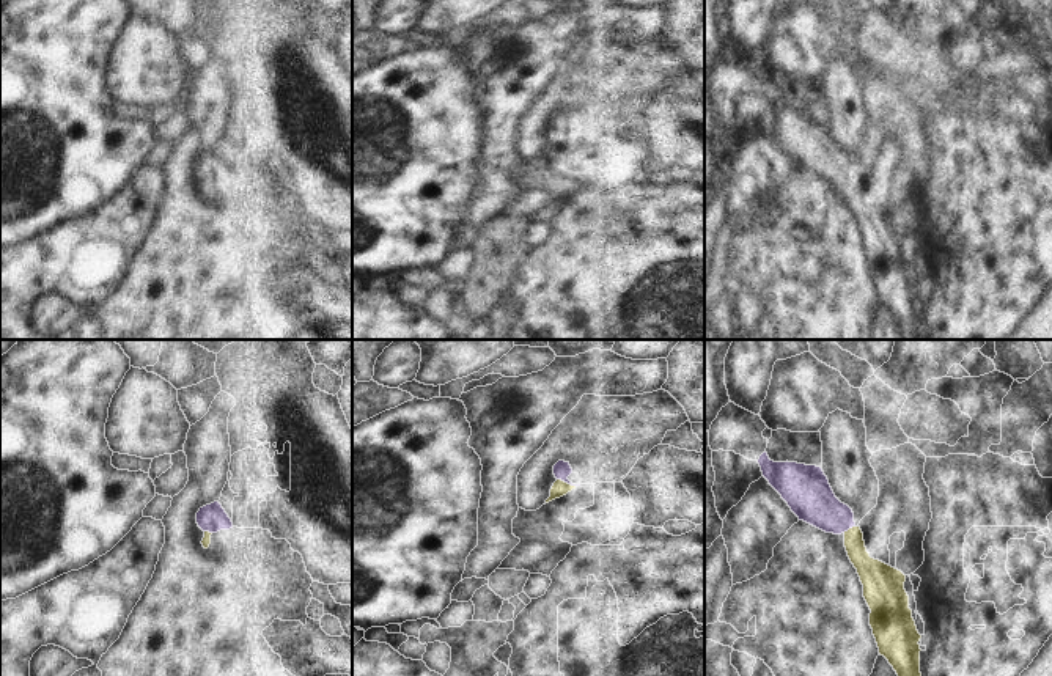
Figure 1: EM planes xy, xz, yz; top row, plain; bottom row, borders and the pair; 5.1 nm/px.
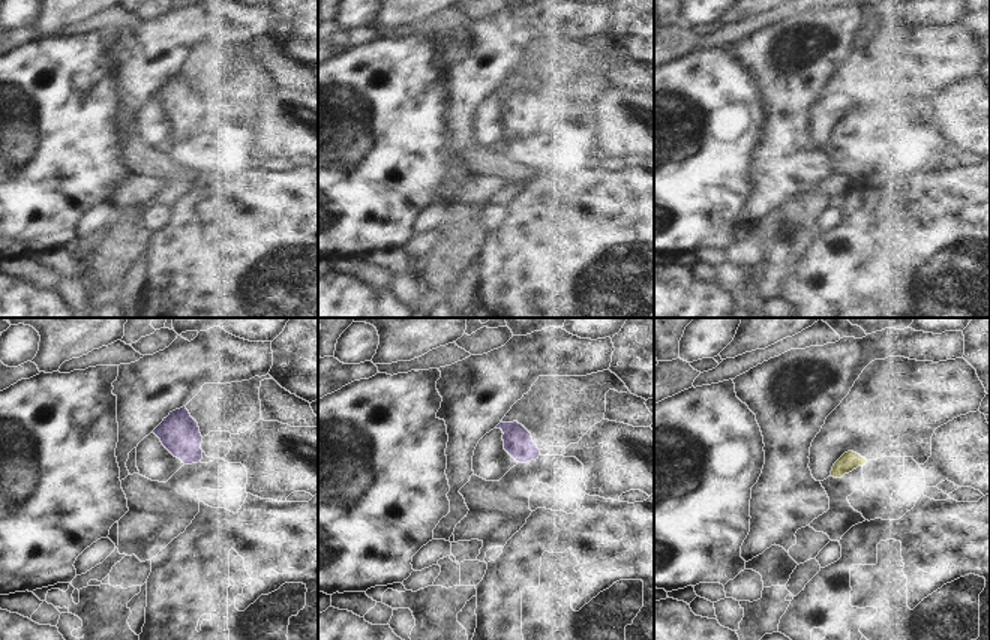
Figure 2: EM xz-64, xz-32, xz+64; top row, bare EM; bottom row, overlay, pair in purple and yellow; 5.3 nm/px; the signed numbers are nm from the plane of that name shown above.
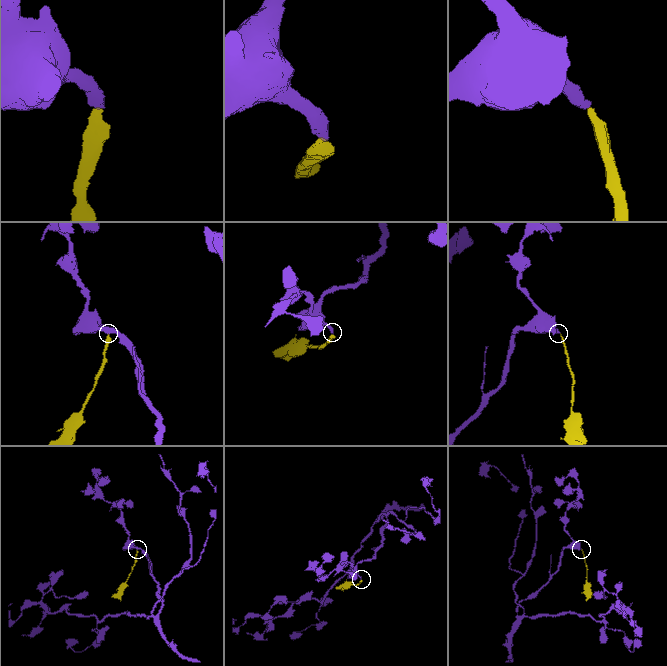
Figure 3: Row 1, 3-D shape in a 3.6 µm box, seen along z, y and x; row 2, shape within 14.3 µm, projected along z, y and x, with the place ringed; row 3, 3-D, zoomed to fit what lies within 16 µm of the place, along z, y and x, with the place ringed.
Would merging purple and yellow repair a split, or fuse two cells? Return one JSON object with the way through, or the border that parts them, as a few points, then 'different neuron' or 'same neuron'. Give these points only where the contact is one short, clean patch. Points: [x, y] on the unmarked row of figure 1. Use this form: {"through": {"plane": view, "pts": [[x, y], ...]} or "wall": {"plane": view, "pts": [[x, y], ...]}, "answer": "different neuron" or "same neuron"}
{"through": {"plane": "xz", "pts": [[562, 118], [566, 129], [560, 135]]}, "answer": "same neuron"}

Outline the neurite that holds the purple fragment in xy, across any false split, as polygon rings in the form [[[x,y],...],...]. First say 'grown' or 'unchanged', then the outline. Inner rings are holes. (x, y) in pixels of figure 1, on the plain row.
grown; [[[219,149],[200,156],[197,160],[197,171],[204,179],[204,186],[201,189],[204,197],[209,195],[212,181],[233,176],[231,167]]]

